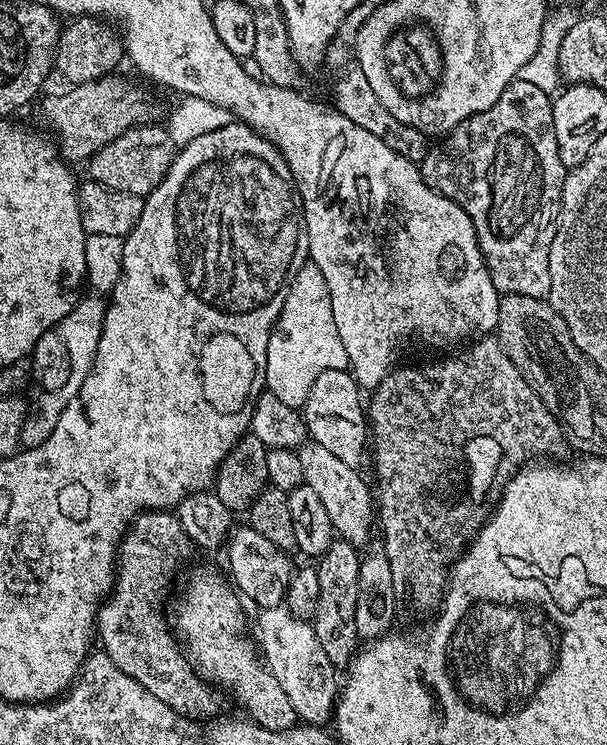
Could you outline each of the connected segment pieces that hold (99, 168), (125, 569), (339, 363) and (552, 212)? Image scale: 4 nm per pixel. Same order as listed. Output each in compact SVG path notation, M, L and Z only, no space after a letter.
M149 122L143 126L128 128L126 134L114 138L114 142L106 142L87 161L86 167L93 181L106 186L115 192L125 192L146 198L166 178L170 166L176 160L178 147L171 140L167 127L155 128Z
M168 510L141 512L120 541L114 587L100 605L100 613L96 615L96 631L99 643L104 643L101 644L102 651L112 659L114 666L154 694L158 702L170 706L181 717L212 718L219 713L216 712L220 708L216 701L217 693L192 667L160 609L164 604L164 587L171 582L176 567L192 551L192 540L176 514Z
M311 262L304 264L288 285L283 297L284 309L279 309L275 328L266 350L266 385L267 395L286 402L286 406L303 409L308 388L314 386L318 374L326 374L326 370L348 368L346 349L342 346L342 338L338 338L338 326L334 326L334 310L330 306L330 290L326 290L326 278L322 278L322 270Z
M517 78L510 86L506 86L506 90L502 90L502 98L498 98L498 102L494 102L494 106L490 106L490 110L482 110L478 114L466 118L453 132L447 133L446 138L437 143L441 143L437 148L436 145L429 147L427 154L424 155L424 160L418 165L422 178L433 190L450 198L458 206L462 206L466 210L466 214L470 214L470 218L474 222L478 246L484 256L484 265L488 268L488 273L497 292L501 294L518 294L543 300L548 296L550 290L550 246L554 242L556 226L560 223L560 195L564 189L566 175L562 158L558 158L558 142L554 138L552 102L553 97L549 93L538 90L538 86L533 86L531 82L522 82Z

